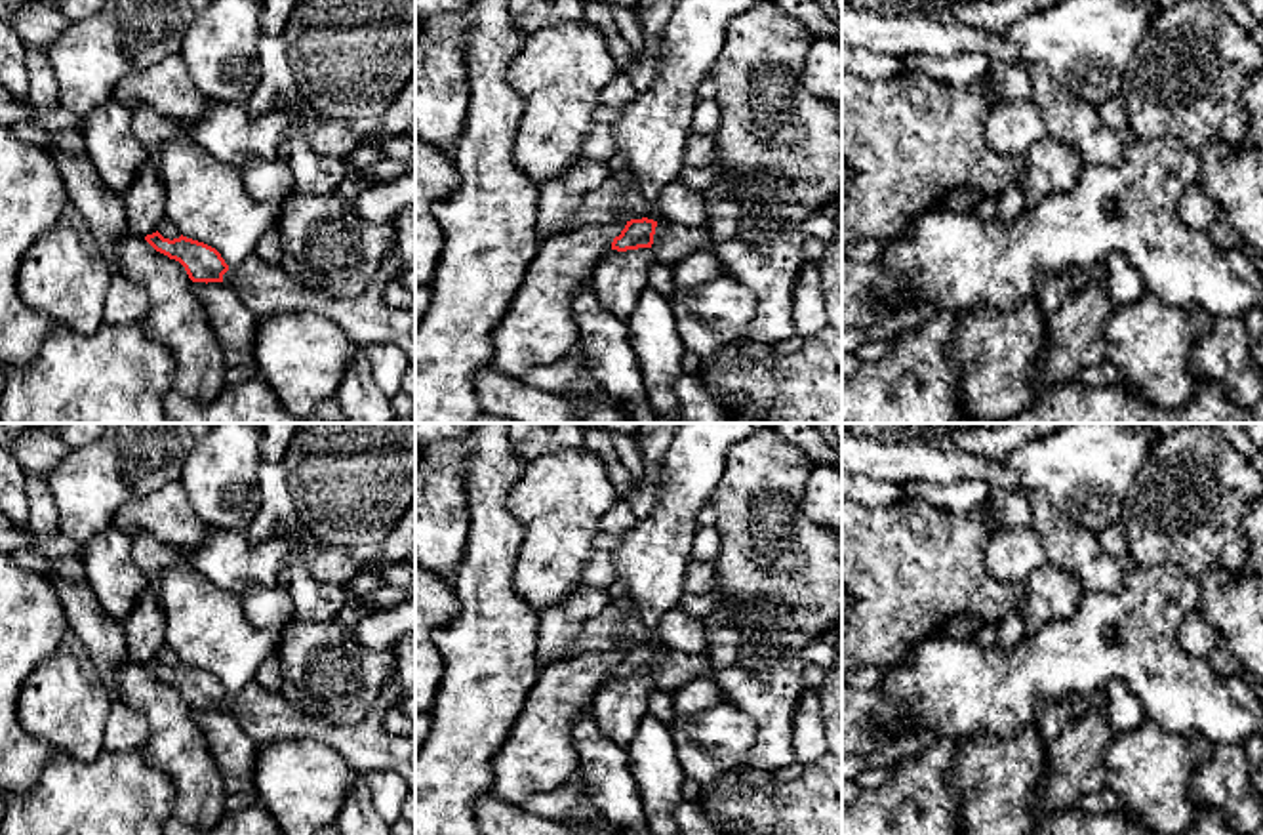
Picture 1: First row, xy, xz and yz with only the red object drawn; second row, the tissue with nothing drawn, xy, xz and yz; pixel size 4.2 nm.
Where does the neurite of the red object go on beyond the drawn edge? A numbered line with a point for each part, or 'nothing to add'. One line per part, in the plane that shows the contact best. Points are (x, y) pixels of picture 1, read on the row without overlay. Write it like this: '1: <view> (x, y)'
1: xz (671, 670)

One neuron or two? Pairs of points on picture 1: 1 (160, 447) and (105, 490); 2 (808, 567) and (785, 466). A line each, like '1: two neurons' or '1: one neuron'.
1: one neuron
2: one neuron

